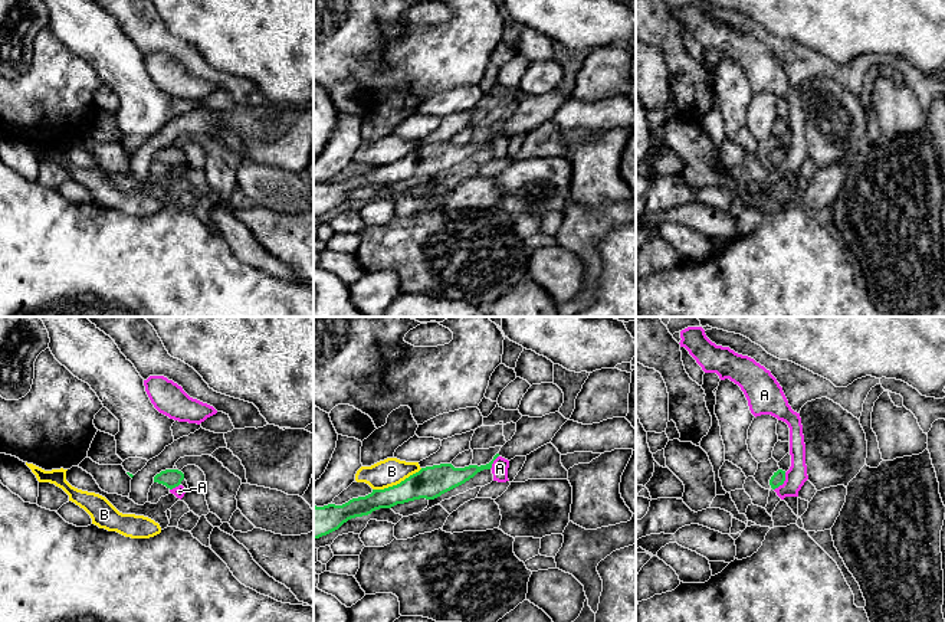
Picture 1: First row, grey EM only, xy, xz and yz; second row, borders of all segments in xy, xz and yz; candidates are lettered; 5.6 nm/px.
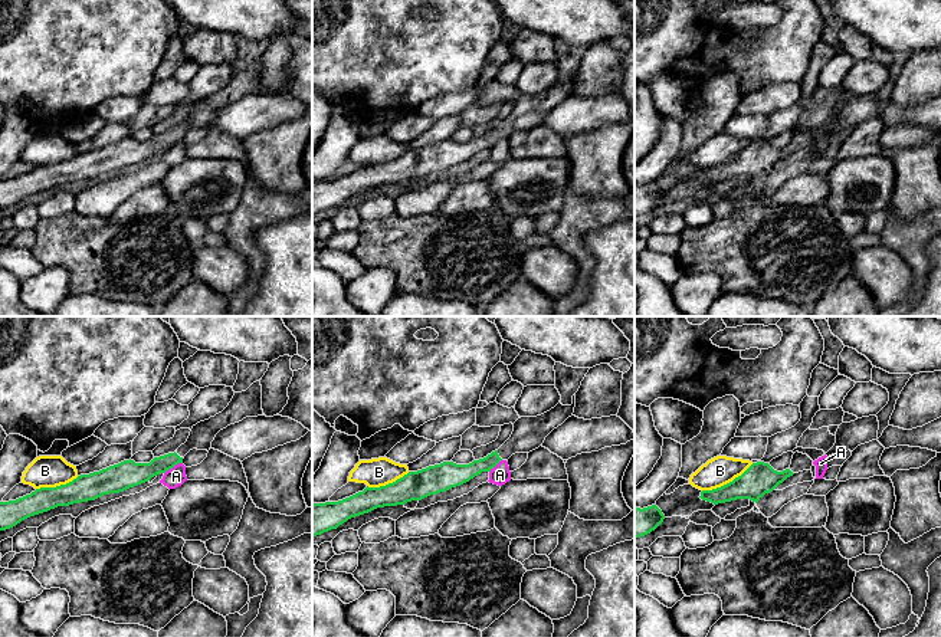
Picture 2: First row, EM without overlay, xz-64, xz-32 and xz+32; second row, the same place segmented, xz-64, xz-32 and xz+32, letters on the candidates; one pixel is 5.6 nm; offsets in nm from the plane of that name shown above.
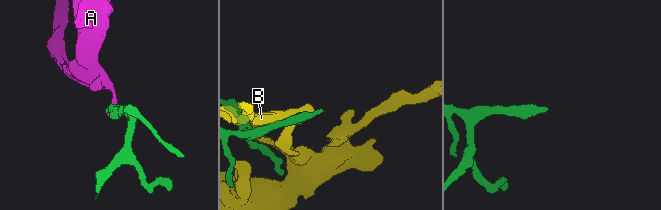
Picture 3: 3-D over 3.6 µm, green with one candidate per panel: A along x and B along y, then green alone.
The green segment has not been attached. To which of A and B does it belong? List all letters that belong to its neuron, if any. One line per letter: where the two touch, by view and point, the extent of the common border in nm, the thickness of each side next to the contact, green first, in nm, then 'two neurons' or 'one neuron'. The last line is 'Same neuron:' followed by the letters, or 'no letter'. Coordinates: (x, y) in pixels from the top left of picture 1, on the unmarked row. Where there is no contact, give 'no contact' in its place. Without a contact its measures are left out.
A: contact yz (783, 160); length 120 nm; calibres 70 and 120 nm; two neurons
B: contact xz (397, 161); length 300 nm; calibres 180 and 160 nm; two neurons
Same neuron: no letter

